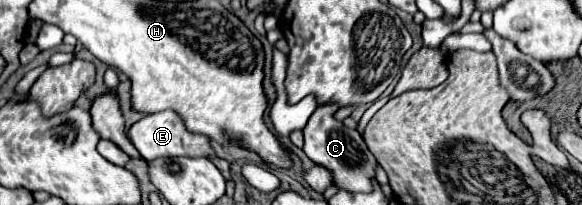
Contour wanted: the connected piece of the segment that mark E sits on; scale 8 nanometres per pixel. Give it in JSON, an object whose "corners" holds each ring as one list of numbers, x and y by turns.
{"corners":[[170,109,162,111,162,113,146,115,138,123,134,123,132,129,130,129,130,139,132,139,134,147,138,149,138,153,146,161,152,161,152,159,158,159,158,157,206,157,206,159,216,159,216,153,210,145,210,139,206,135,190,133,184,127,182,119]]}

